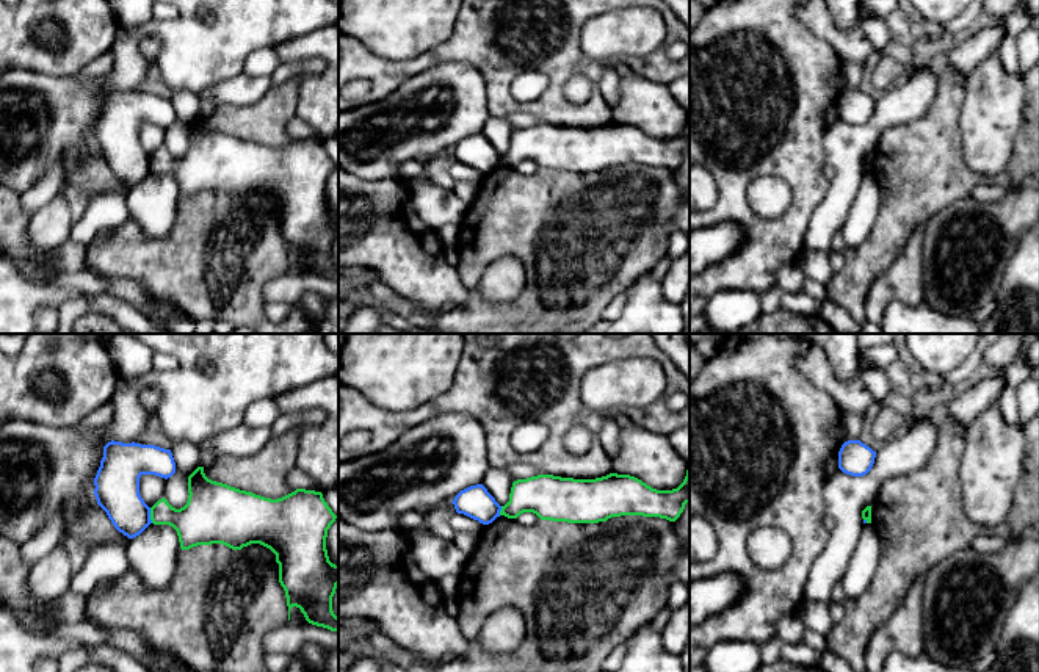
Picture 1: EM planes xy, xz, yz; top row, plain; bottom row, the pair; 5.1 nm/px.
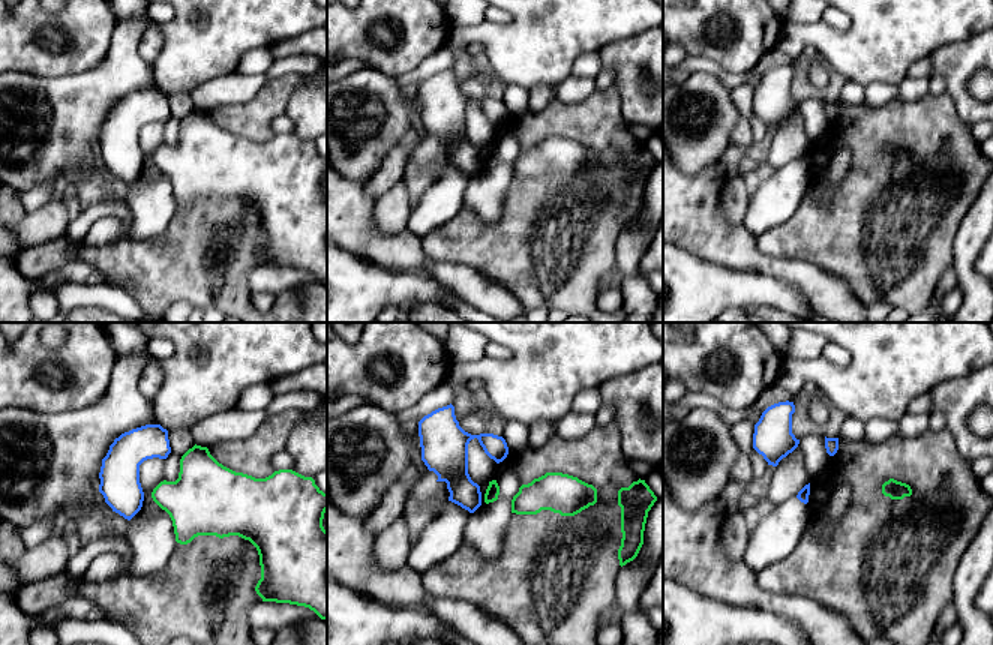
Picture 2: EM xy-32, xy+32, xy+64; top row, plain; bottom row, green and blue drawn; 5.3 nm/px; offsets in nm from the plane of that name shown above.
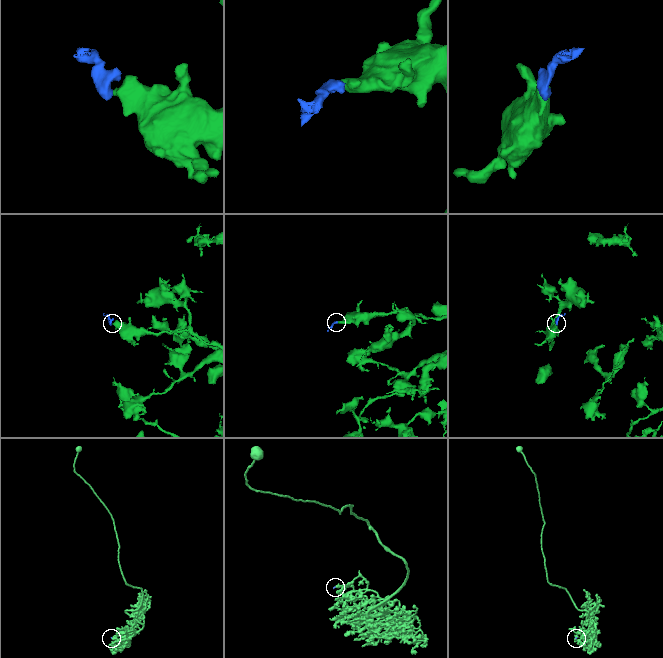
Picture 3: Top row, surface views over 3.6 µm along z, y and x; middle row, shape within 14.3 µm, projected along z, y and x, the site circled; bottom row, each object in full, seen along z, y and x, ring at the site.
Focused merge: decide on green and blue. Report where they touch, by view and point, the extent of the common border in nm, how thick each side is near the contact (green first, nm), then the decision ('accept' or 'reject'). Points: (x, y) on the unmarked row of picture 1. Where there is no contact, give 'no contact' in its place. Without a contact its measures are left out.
xy (151, 165) | 80 nm | 220/220 nm | reject

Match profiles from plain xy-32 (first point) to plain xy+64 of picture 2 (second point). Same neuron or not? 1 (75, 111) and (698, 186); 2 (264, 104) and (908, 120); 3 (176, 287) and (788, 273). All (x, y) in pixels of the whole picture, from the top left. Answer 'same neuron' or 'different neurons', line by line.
1: different neurons
2: same neuron
3: different neurons

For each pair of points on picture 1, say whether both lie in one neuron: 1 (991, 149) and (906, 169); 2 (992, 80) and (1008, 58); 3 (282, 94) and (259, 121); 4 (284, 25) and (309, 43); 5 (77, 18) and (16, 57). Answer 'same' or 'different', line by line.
1: different
2: different
3: same
4: different
5: same

